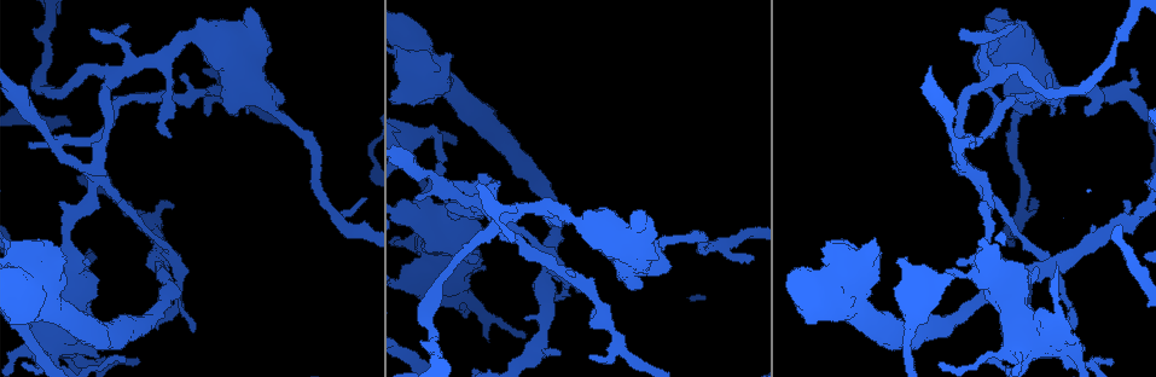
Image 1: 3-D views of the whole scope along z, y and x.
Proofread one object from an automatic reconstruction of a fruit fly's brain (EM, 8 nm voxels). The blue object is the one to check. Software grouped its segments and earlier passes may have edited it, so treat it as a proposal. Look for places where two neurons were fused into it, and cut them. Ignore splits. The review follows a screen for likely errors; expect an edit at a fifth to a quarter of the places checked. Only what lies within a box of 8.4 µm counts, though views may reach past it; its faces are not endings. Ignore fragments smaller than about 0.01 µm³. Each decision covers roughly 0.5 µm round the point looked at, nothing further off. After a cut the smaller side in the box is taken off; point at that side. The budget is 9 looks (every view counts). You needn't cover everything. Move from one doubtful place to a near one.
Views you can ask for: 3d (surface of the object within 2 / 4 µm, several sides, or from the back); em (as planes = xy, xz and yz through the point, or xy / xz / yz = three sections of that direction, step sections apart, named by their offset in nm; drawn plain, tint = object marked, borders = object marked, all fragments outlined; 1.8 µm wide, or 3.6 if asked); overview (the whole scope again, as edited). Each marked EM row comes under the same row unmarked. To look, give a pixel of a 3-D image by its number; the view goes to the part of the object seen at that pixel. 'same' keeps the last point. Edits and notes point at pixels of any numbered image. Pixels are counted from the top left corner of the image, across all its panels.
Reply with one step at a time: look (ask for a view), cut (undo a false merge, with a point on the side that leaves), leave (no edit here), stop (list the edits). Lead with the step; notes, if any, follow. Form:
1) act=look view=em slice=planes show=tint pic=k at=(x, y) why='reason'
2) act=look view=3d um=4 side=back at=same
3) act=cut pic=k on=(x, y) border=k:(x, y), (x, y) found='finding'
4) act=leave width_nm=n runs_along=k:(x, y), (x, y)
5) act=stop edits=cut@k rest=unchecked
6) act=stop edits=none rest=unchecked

act=look view=3d um=2 pic=1 at=(116, 75) why='four arms meet'

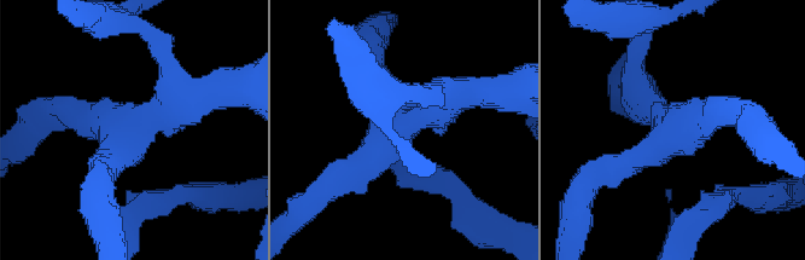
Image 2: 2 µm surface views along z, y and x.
act=look view=em slice=xy step=4 show=tint pic=2 at=(664, 134) arms=4 why='shape alone is not enough'

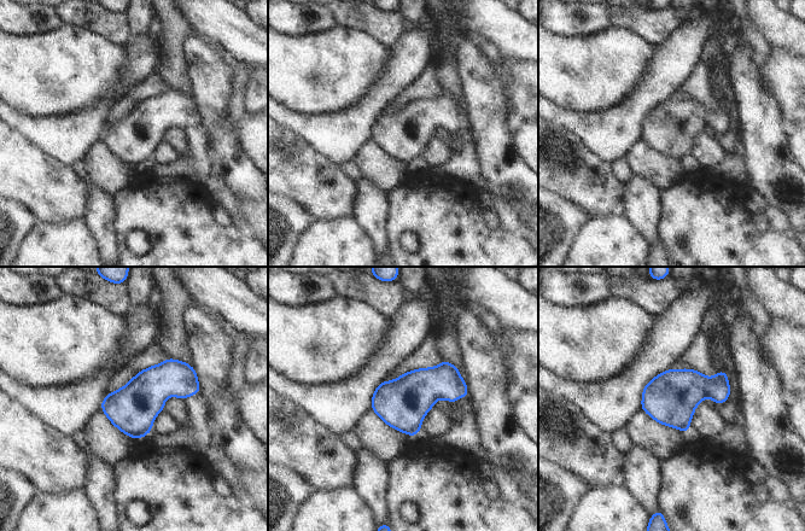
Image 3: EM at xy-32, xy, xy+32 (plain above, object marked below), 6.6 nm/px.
act=look view=em slice=planes show=tint at=same

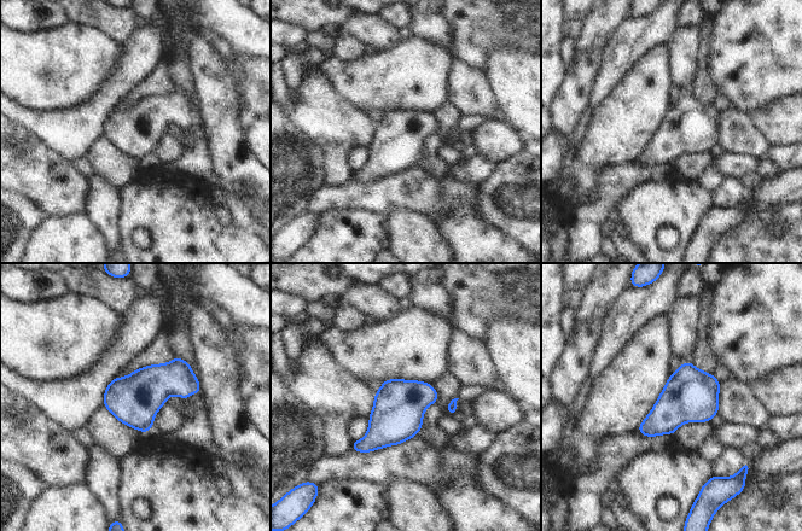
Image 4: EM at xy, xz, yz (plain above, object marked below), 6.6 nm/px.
act=leave width_nm=340 found='all the same neuron'

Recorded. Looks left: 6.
act=look view=em slice=planes show=tint pic=1 at=(96, 178)

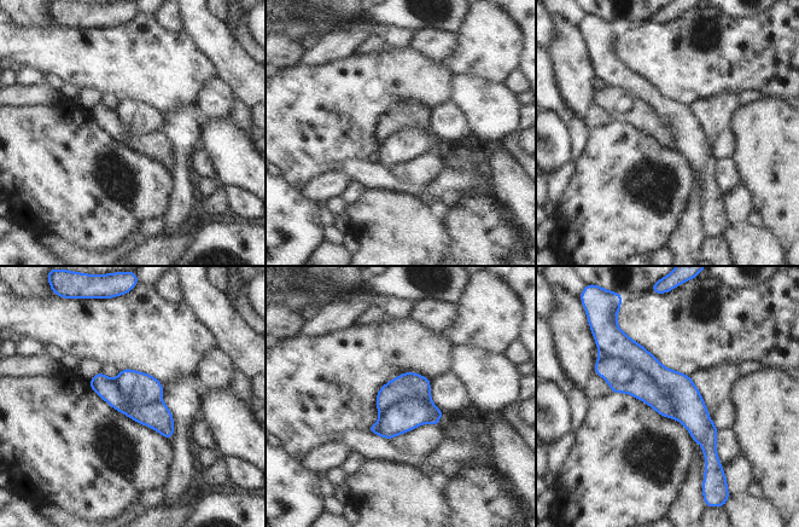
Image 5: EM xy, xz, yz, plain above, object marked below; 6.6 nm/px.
act=cut pic=5 on=(623, 376) border=5:(602, 353), (641, 368), (677, 418) found='a second neuron is stuck on'

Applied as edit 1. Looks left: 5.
act=look view=overview why='see it whole again'

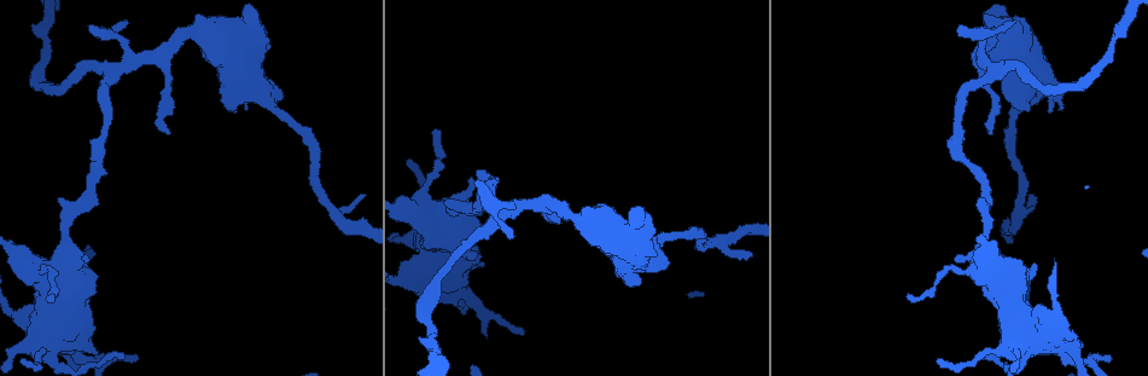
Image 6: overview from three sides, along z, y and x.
act=look view=3d um=4 pic=6 at=(996, 277) why='calibre changes'

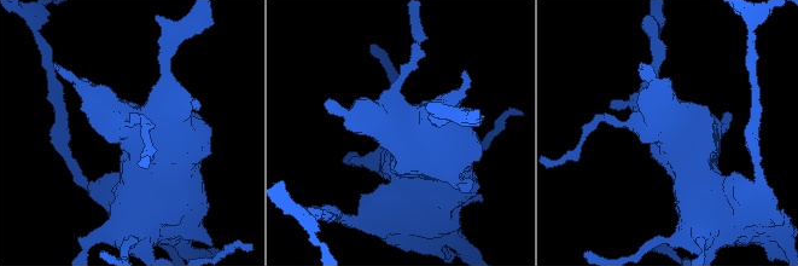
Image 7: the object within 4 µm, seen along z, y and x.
act=look view=em um=3.6 slice=xz step=4 show=tint pic=7 at=(666, 126) why='need the tissue'

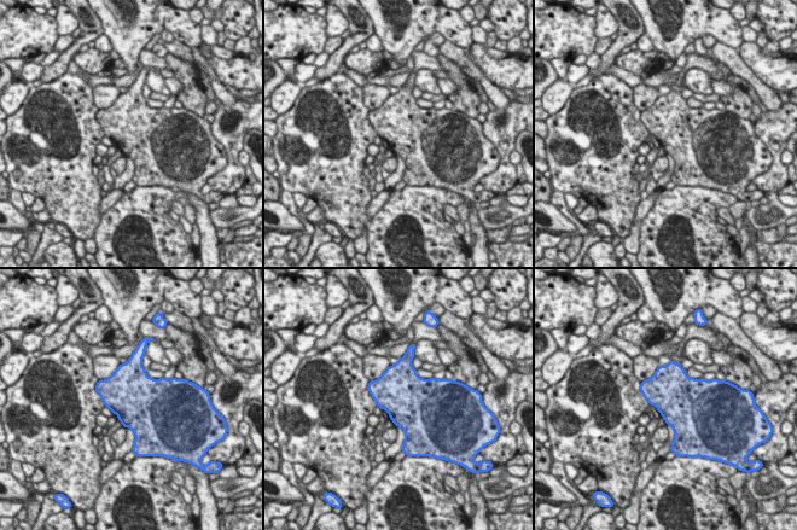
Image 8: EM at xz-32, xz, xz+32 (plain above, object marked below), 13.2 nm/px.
act=leave width_nm=650 found='one neuron here'

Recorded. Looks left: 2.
act=stop edits=cut@5 rest=unchecked

